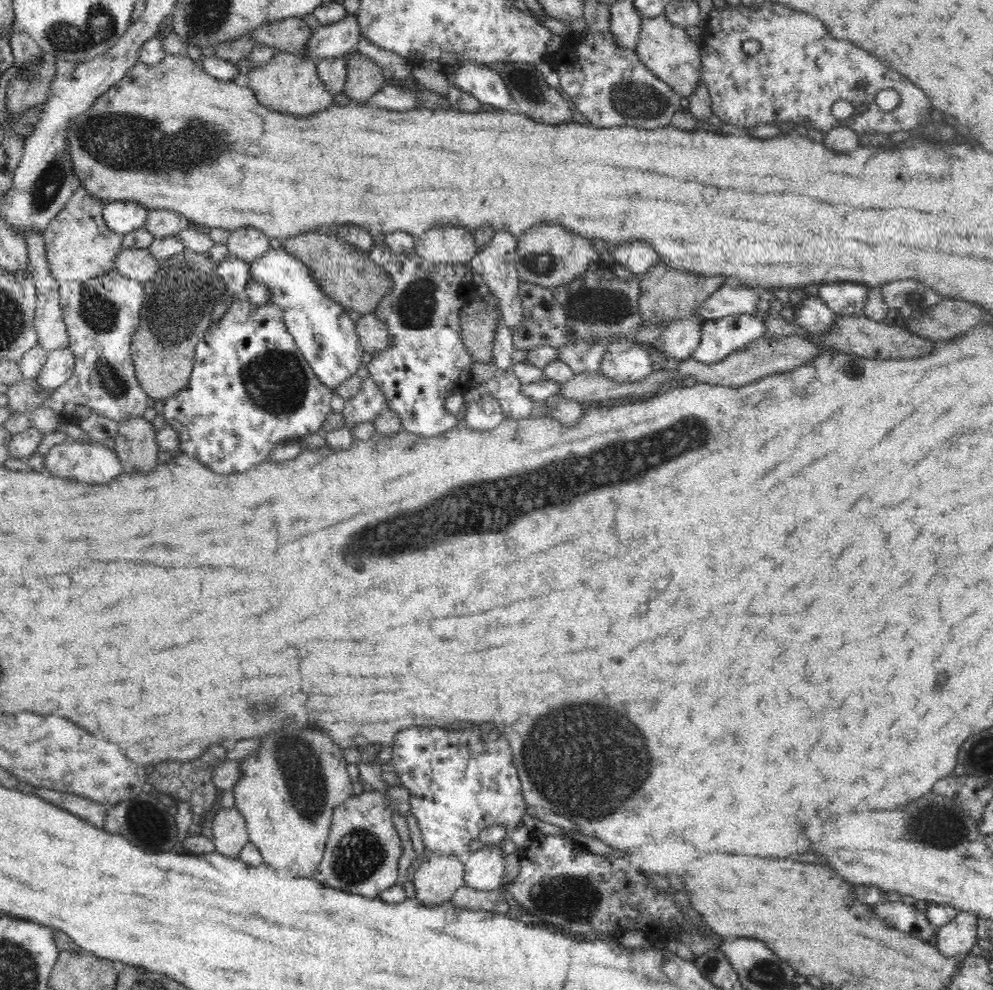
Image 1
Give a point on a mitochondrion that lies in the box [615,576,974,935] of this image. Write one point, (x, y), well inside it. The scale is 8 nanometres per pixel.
(938, 826)

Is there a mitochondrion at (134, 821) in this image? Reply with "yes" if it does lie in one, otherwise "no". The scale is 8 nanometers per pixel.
yes

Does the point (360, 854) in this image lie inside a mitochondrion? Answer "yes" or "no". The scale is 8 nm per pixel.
yes

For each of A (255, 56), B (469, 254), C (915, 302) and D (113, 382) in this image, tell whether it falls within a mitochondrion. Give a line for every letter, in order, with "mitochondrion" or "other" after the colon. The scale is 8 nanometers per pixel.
A: other
B: other
C: mitochondrion
D: mitochondrion

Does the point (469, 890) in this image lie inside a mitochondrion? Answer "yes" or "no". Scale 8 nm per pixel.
no

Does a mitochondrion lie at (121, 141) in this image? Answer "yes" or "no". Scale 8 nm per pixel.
yes

